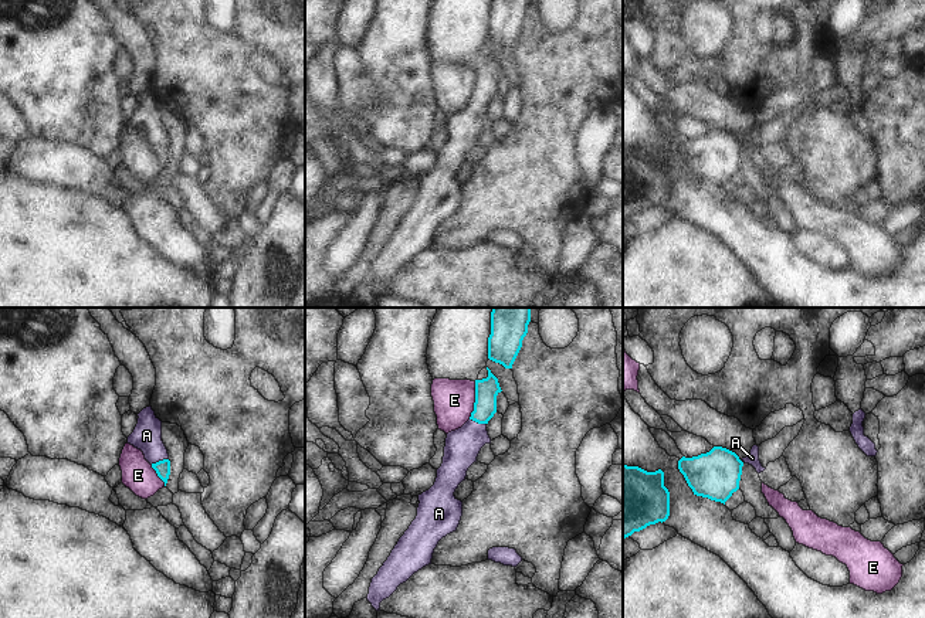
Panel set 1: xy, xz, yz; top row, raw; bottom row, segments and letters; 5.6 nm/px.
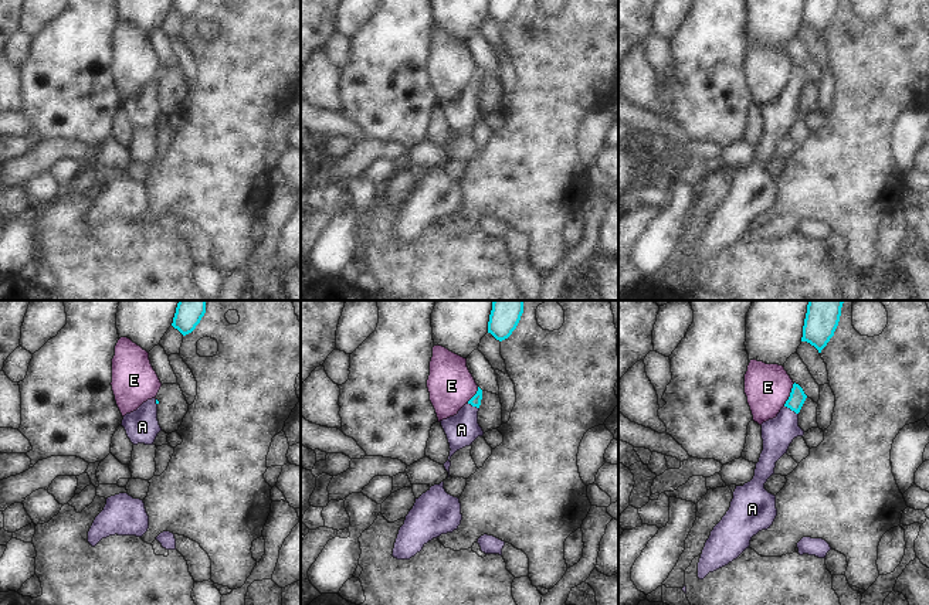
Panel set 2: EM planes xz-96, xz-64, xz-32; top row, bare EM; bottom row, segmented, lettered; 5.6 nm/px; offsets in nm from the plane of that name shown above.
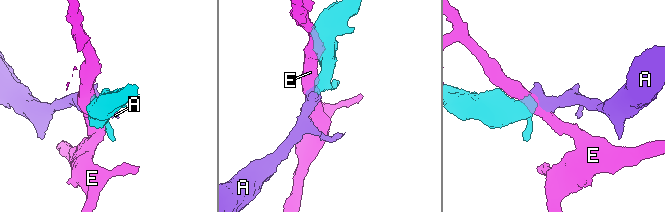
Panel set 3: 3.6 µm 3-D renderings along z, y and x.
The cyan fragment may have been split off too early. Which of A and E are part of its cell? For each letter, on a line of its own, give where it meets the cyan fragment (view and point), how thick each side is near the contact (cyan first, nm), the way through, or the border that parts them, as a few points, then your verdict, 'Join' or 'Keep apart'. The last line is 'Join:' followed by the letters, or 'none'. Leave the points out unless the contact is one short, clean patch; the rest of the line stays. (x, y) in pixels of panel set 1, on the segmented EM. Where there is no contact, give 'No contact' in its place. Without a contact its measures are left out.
A: Touches cyan at xy (159, 461). Thickness 90 nm (cyan) against 160 nm. Path across: xy (162, 468), (159, 461), (146, 435). Join
E: Touches cyan at xz (475, 400). Thickness 130 nm (cyan) against 220 nm. Boundary: xz (475, 381), (474, 410), (468, 418). Keep apart
Join: A.

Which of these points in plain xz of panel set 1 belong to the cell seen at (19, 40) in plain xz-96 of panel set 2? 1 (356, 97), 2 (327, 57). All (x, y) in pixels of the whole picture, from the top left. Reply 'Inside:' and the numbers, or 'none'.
Inside: 1

